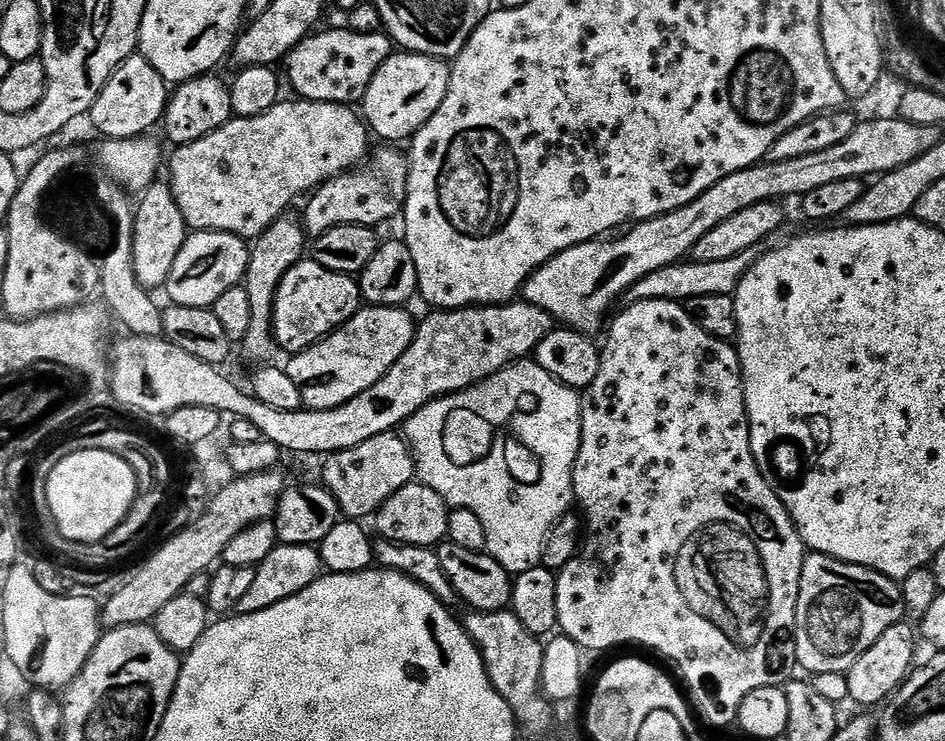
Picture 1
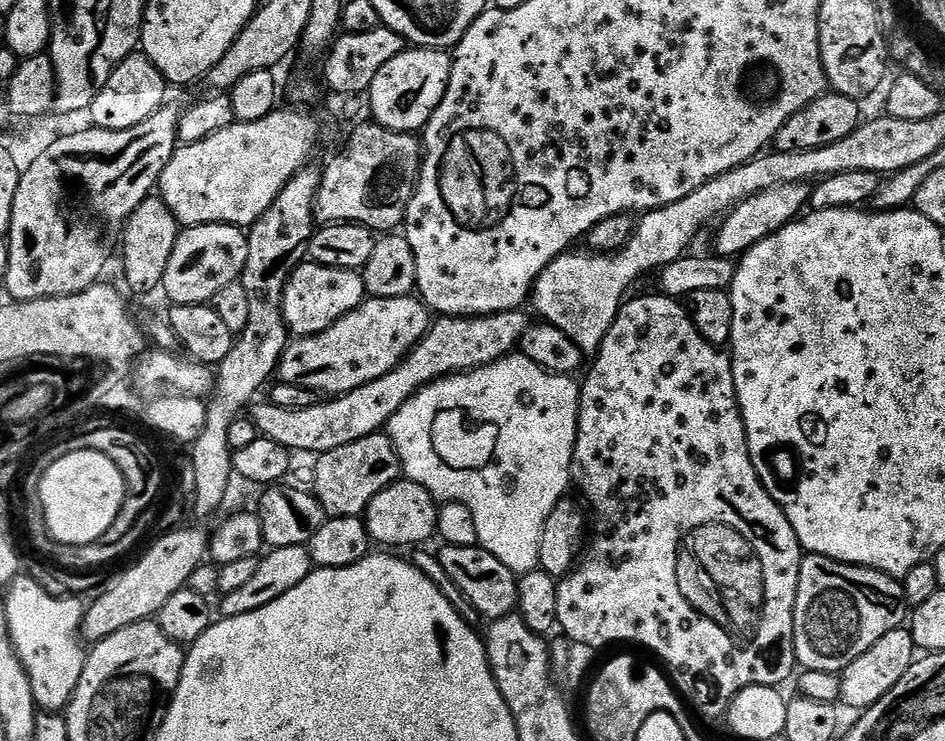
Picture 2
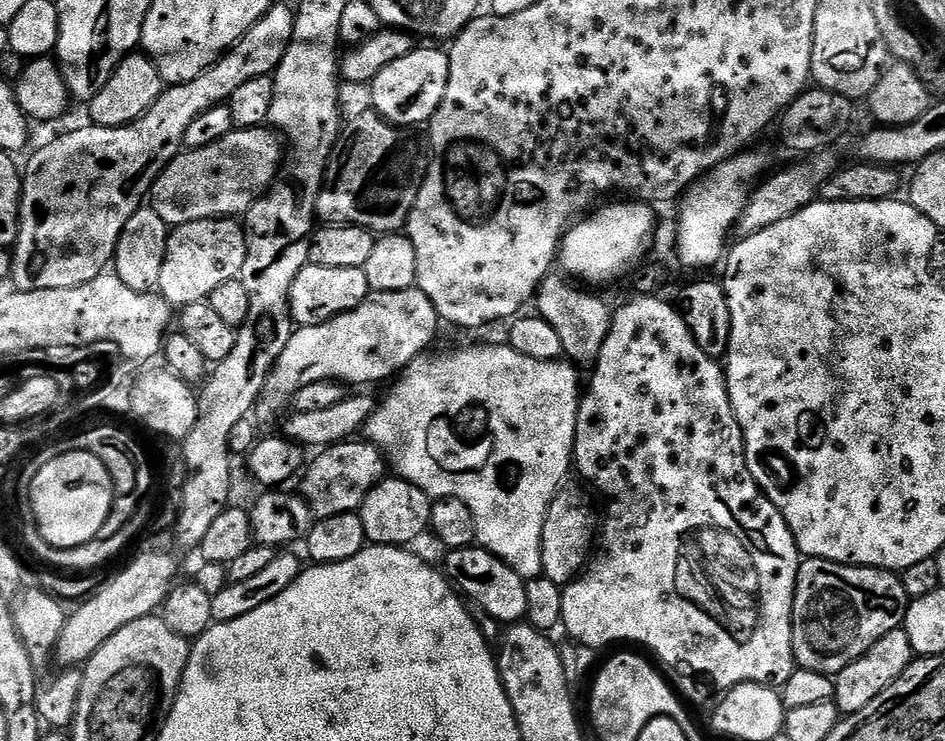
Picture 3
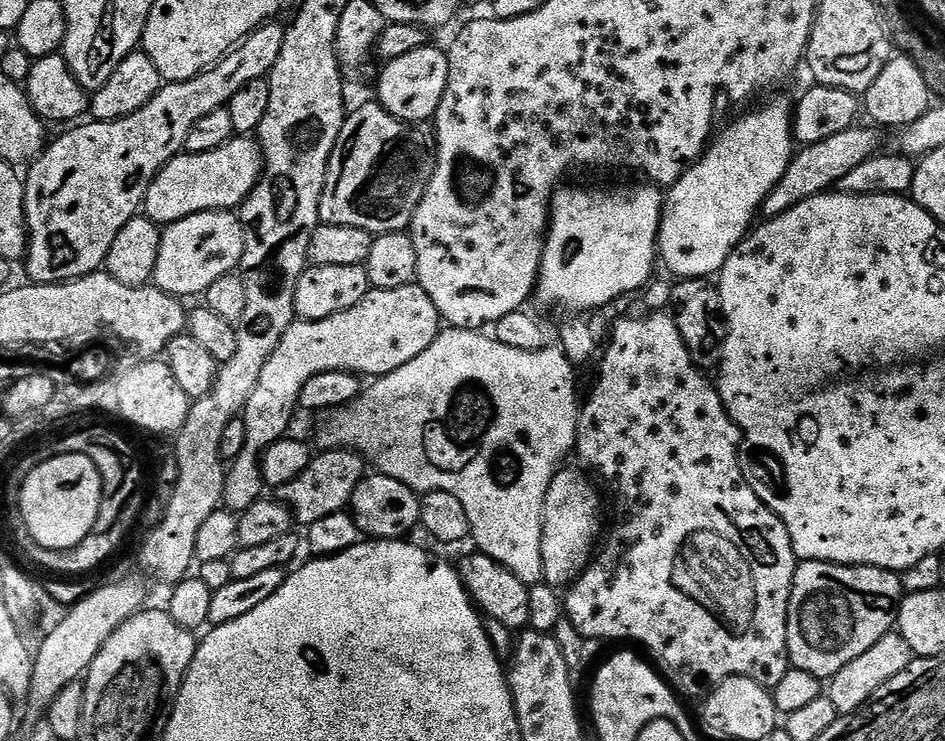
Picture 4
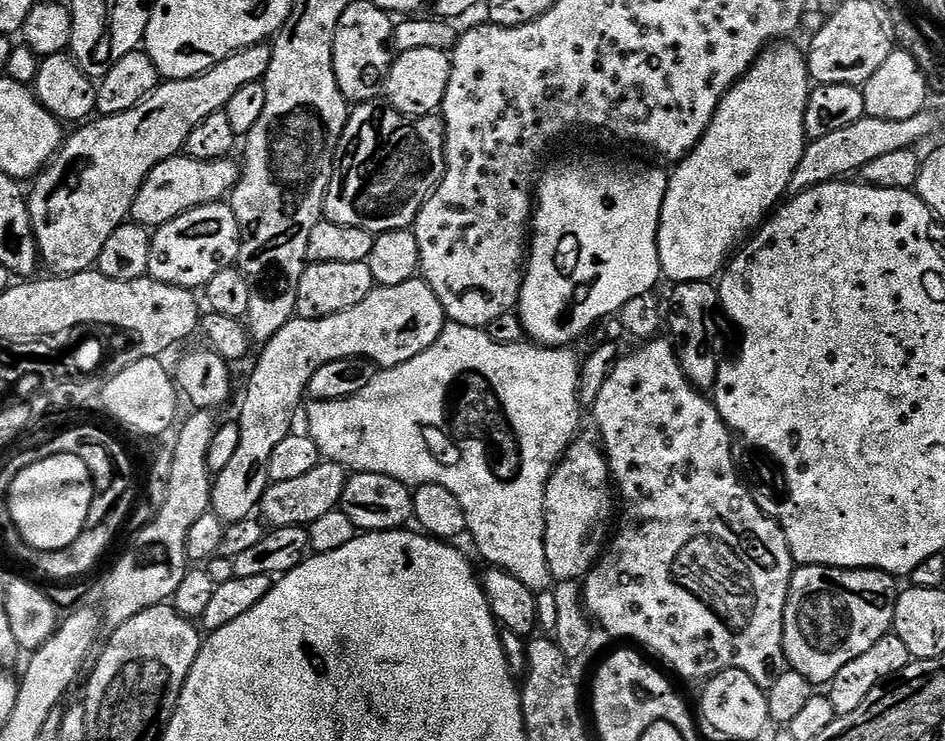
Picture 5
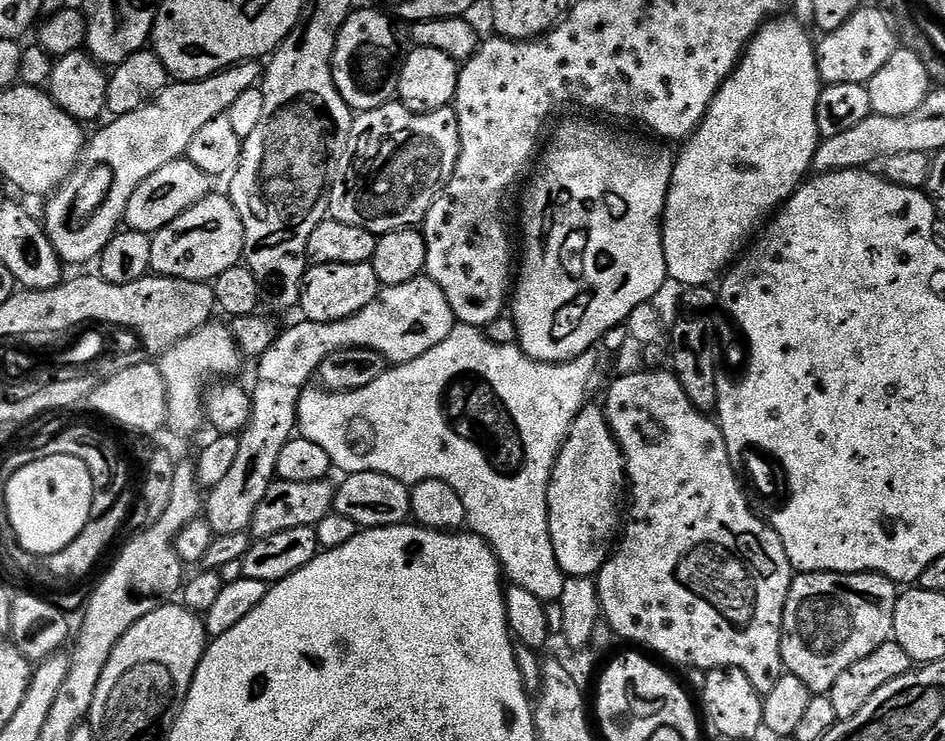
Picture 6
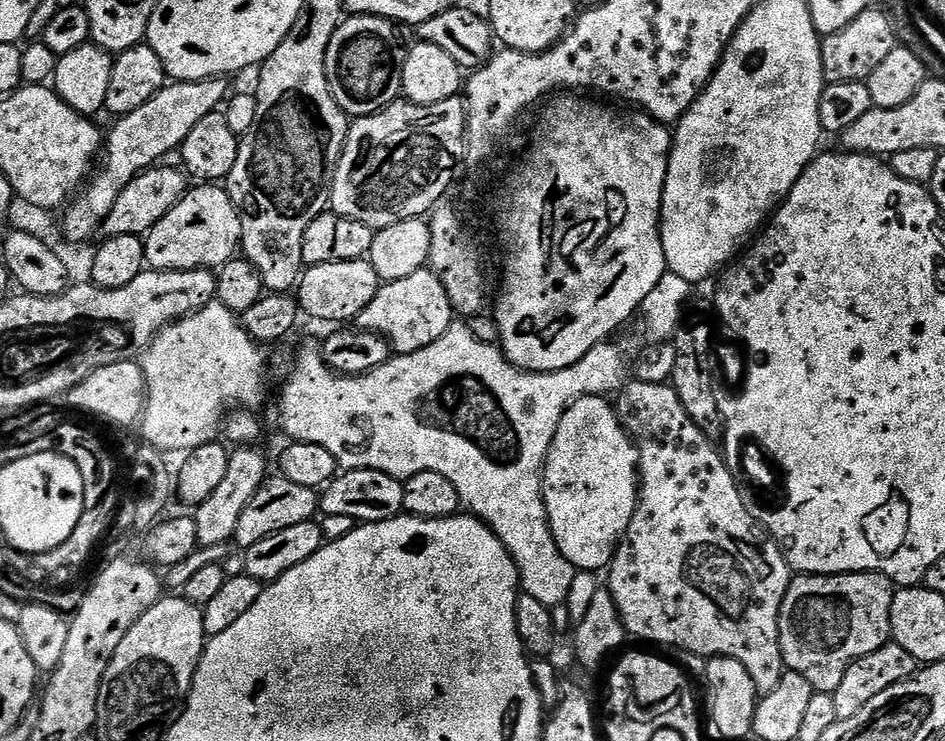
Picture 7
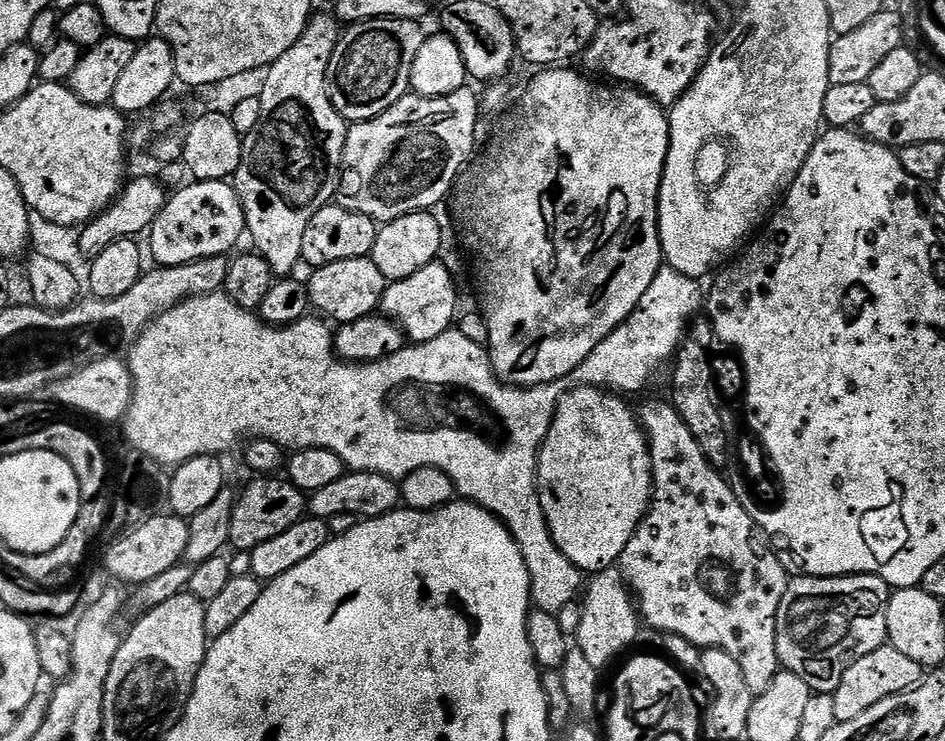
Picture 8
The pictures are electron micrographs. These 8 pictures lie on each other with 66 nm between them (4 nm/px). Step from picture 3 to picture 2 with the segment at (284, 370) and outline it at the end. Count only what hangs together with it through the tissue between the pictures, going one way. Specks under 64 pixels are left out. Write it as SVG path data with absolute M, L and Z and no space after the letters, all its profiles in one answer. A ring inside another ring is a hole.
M415 295L398 298L366 298L350 314L338 318L334 326L322 330L317 336L293 339L284 349L278 376L285 384L293 384L328 398L345 396L366 382L390 374L416 347L430 327L430 309Z

